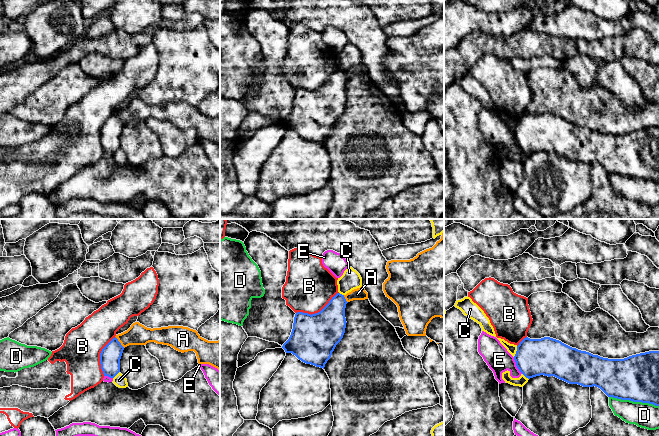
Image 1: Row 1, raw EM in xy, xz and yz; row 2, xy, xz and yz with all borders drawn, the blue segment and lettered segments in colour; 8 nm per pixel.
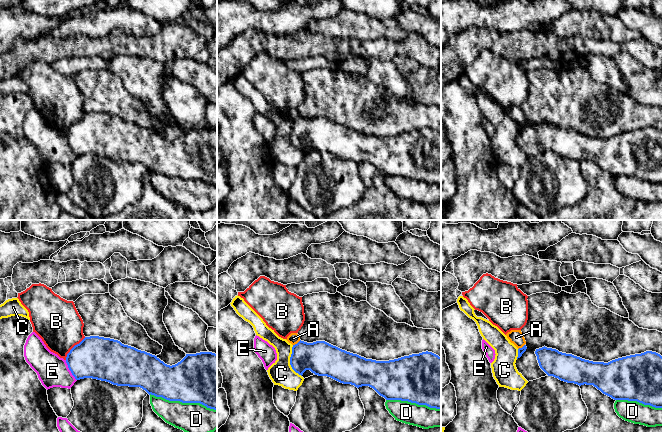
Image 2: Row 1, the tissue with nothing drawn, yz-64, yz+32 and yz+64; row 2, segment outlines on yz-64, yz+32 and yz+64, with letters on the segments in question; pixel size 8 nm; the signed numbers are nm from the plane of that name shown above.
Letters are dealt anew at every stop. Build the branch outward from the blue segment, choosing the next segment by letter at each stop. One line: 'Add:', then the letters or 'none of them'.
Add: none of them

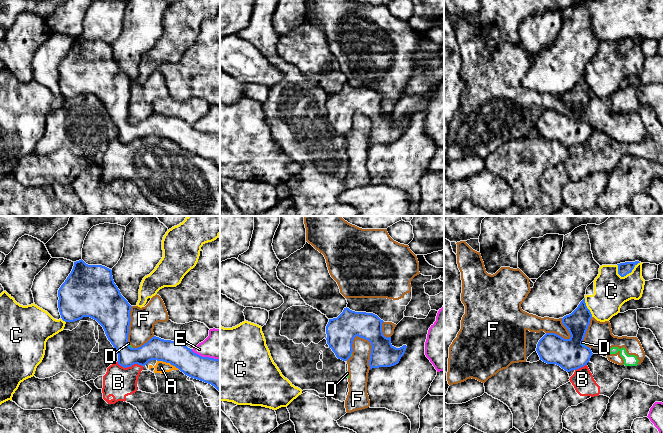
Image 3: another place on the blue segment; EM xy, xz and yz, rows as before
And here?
Add: none of them

